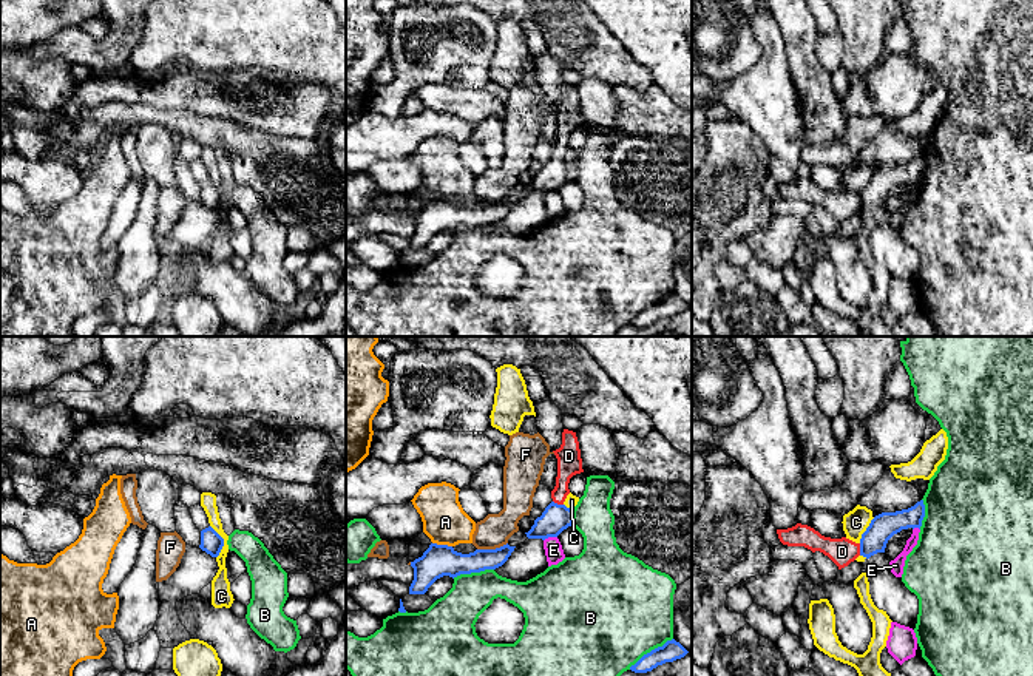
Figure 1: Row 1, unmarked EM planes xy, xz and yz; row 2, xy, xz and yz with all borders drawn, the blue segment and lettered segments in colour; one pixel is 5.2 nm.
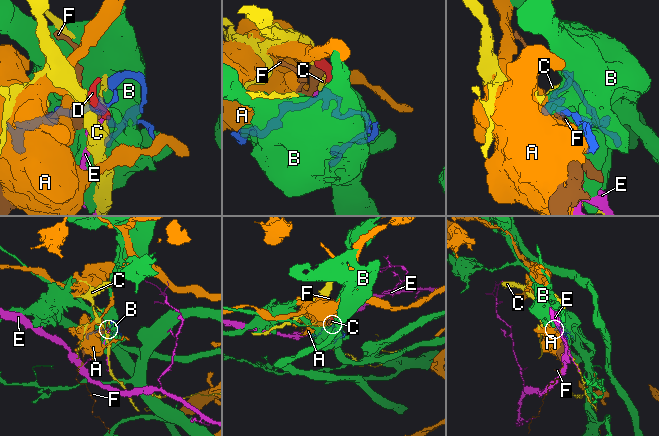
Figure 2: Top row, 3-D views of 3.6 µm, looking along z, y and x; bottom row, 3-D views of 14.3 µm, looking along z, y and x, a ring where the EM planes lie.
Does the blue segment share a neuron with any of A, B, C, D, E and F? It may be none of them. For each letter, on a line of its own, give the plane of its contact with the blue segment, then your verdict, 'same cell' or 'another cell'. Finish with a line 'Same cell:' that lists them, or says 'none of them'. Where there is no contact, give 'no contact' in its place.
A: meets blue in xz; another cell
B: meets blue in xz; another cell
C: meets blue in xy; another cell
D: meets blue in yz; same cell
E: meets blue in xz; another cell
F: meets blue in xz; another cell
Same cell: D

